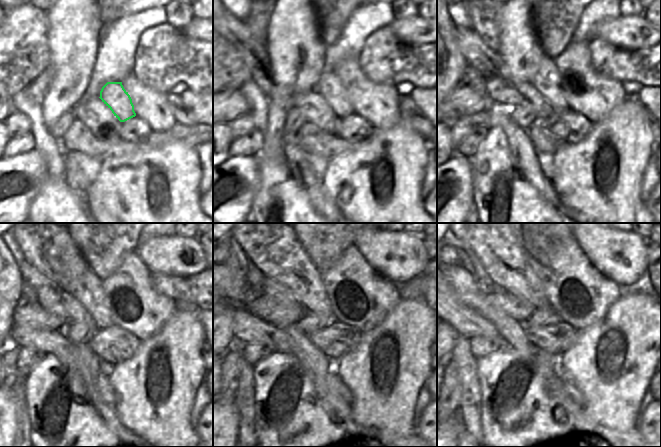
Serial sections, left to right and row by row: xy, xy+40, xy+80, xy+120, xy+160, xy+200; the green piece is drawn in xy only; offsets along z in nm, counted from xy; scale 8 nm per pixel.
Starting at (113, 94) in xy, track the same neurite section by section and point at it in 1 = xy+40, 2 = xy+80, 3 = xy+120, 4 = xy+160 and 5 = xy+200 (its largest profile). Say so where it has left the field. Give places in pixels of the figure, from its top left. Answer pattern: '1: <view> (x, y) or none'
1: xy+40 (329, 85)
2: xy+80 (547, 79)
3: xy+120 (89, 292)
4: xy+160 (267, 243)
5: xy+200 (493, 243)

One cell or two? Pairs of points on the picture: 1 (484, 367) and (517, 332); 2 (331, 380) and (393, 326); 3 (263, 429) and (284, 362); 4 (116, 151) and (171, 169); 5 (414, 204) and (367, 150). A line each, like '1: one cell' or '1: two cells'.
1: two cells
2: two cells
3: one cell
4: two cells
5: one cell

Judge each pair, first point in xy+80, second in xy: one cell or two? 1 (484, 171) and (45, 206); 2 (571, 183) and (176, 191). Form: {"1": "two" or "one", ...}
{"1": "one", "2": "one"}

